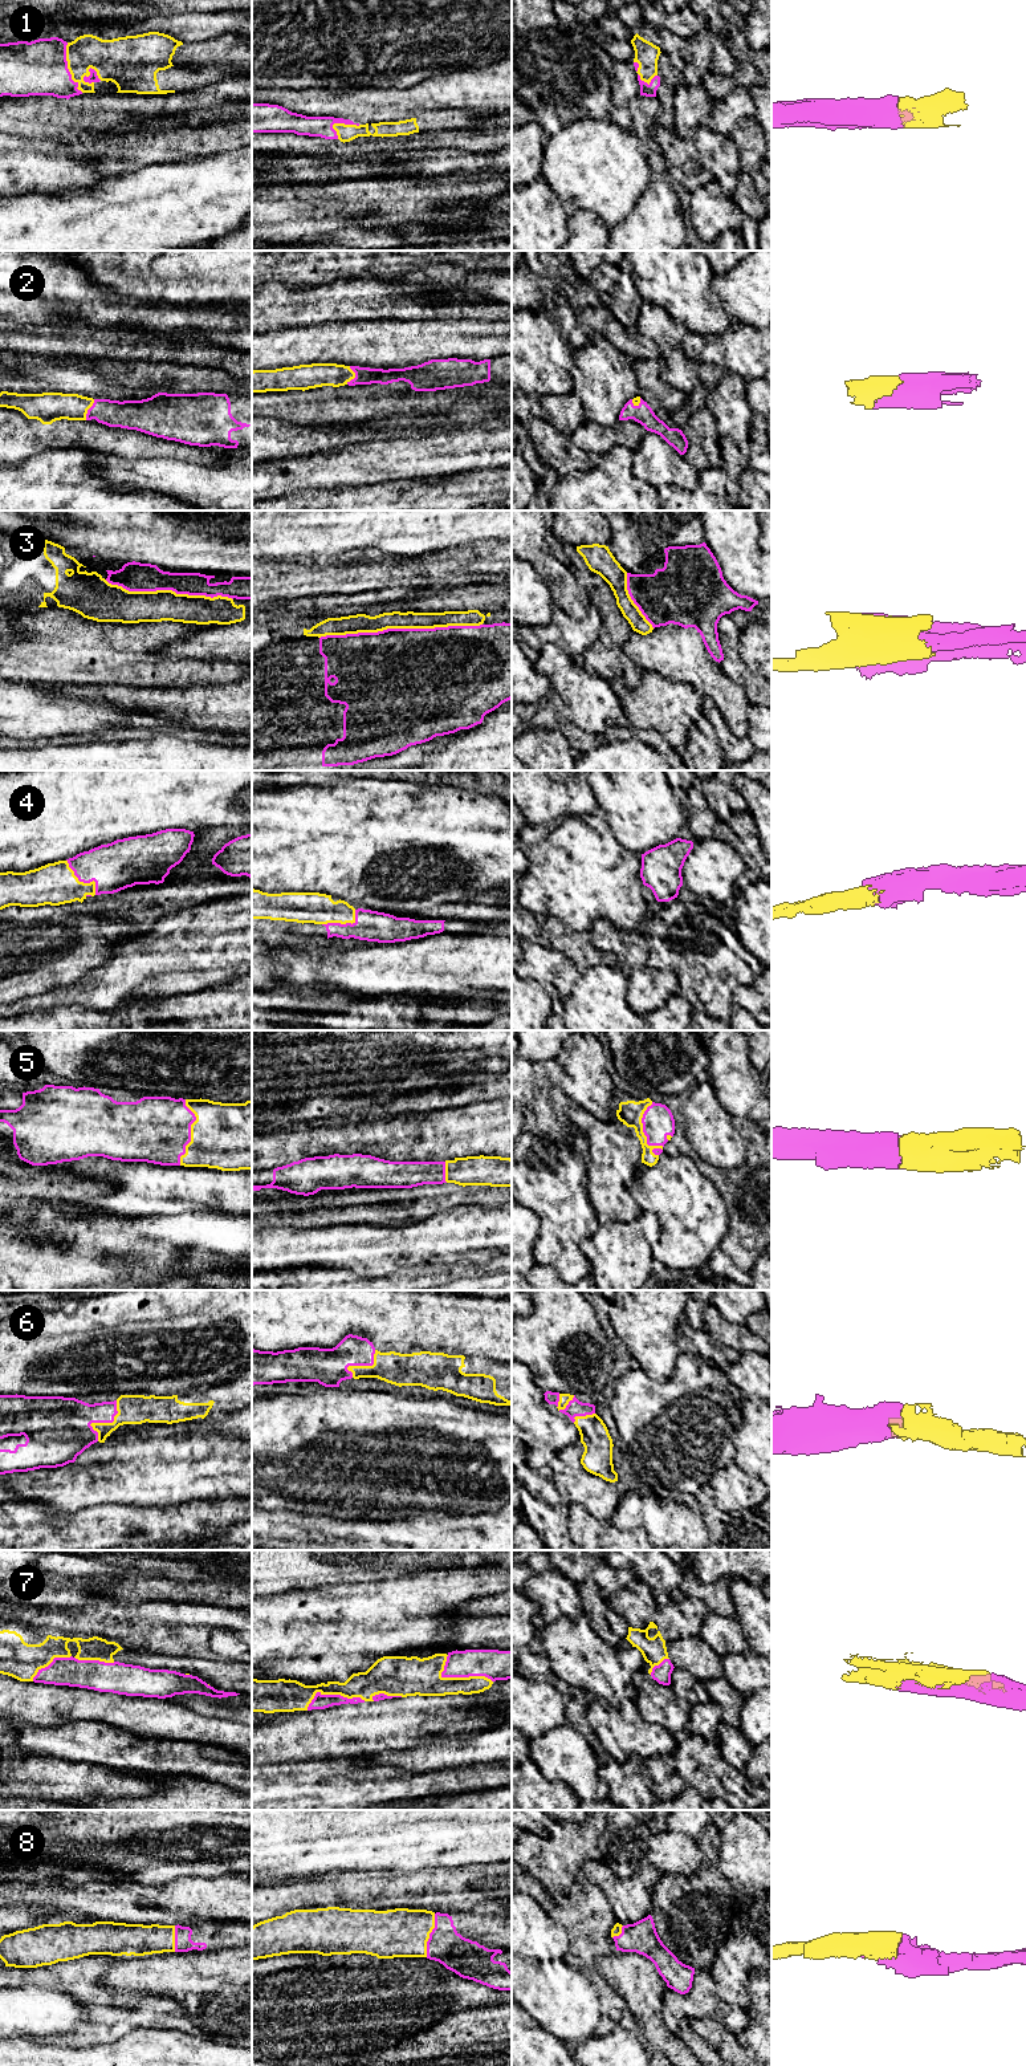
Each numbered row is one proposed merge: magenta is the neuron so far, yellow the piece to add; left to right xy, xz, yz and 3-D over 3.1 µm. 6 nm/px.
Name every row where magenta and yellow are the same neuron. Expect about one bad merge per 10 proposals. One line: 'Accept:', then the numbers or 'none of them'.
Accept: 1, 2, 3, 4, 5, 6, 7, 8

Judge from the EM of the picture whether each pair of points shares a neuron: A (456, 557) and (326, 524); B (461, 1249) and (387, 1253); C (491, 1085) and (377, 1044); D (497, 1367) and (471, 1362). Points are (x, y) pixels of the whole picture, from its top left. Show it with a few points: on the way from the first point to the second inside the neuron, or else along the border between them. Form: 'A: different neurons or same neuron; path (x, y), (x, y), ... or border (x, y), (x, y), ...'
A: different neurons; border (461, 544), (454, 548), (400, 556)
B: same neuron; path (443, 1249), (406, 1249)
C: different neurons; border (495, 1074), (471, 1069), (456, 1074), (440, 1088)
D: same neuron; path (491, 1367), (477, 1367)

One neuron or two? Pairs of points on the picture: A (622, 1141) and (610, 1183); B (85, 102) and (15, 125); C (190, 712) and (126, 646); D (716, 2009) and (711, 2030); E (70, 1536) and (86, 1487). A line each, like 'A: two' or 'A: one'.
A: one
B: one
C: two
D: two
E: two

